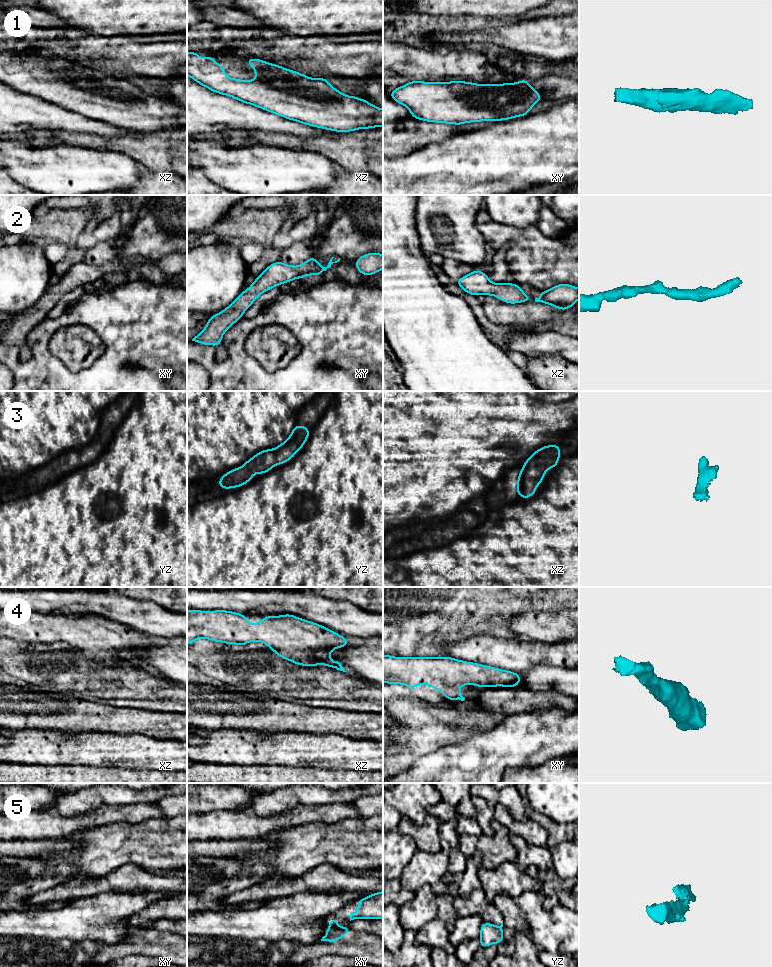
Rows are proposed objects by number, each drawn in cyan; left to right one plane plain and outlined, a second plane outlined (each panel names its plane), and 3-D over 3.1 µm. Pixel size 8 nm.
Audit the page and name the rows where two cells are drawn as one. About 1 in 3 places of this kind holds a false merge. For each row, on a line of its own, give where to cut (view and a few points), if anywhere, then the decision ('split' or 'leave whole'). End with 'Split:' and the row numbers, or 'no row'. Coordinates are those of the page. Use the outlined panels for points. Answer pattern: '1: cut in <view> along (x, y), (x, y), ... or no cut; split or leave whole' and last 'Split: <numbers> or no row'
1: no cut; leave whole
2: no cut; leave whole
3: no cut; leave whole
4: no cut; leave whole
5: cut in xy along (337, 925), (328, 927); split
Split: 5

